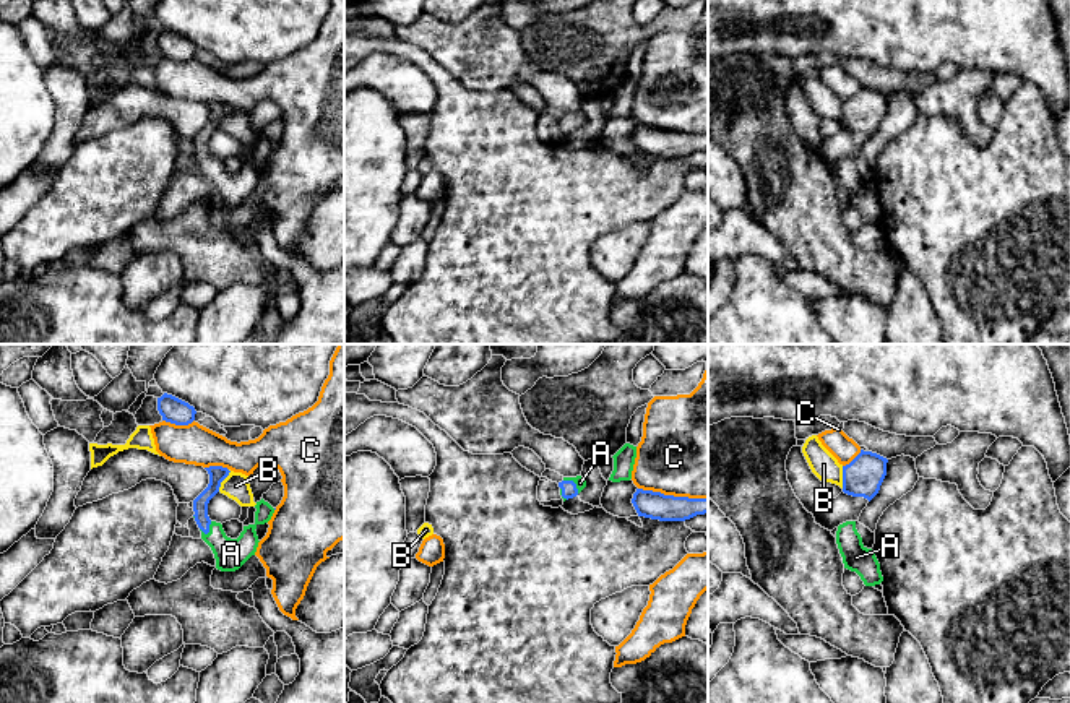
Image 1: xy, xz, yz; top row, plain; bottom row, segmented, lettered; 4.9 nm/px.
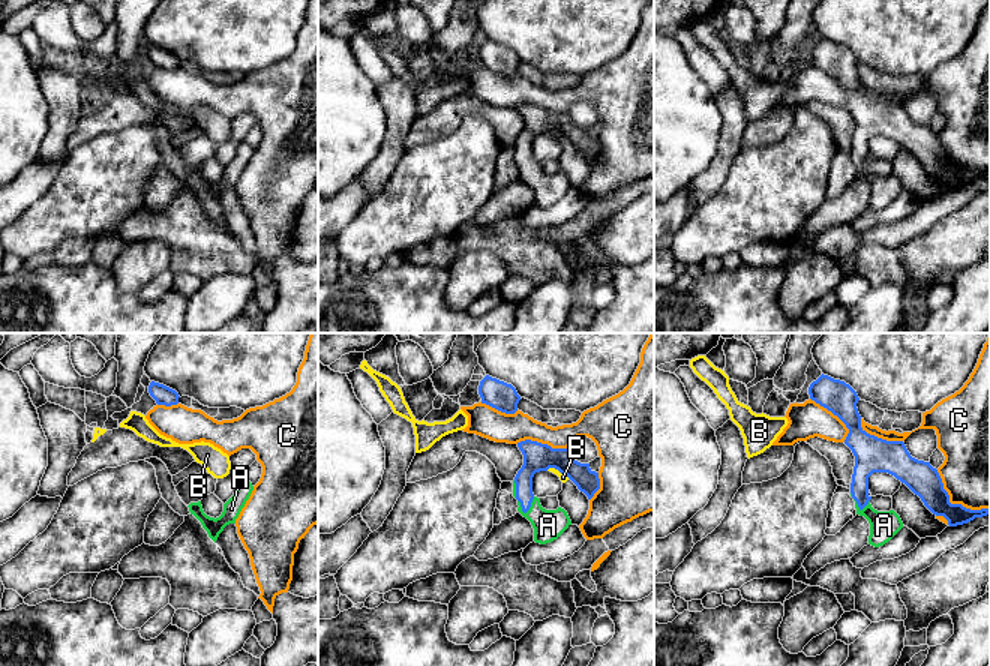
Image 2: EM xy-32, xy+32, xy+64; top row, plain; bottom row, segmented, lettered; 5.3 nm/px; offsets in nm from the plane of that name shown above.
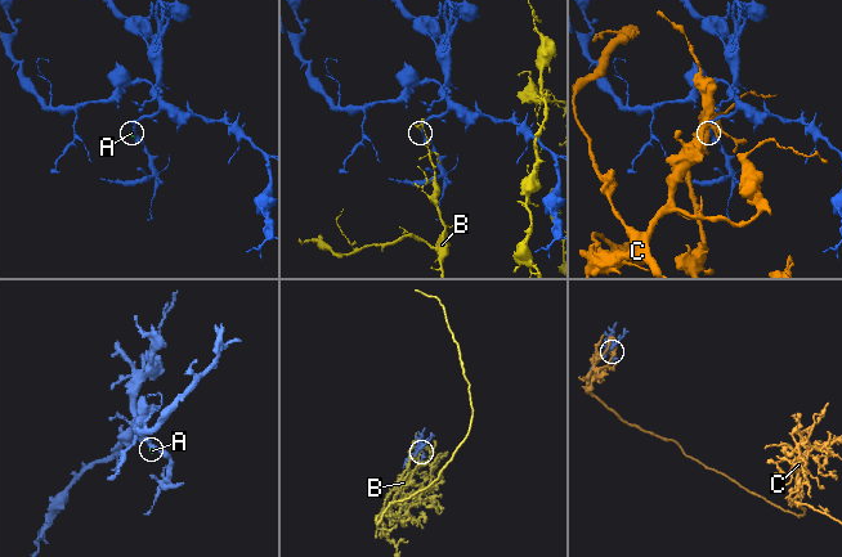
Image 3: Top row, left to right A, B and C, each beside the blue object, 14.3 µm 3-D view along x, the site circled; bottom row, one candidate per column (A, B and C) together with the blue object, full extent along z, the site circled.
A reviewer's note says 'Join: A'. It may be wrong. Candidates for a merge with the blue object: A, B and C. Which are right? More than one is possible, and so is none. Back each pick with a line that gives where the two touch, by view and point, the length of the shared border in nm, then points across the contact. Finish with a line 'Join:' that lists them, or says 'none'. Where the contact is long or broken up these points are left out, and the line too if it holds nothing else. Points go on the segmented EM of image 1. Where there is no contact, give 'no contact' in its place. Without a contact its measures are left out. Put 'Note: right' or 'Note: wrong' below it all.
A: meets blue in xz at (573, 483); contact 100 nm long
Join: A
Note: right

